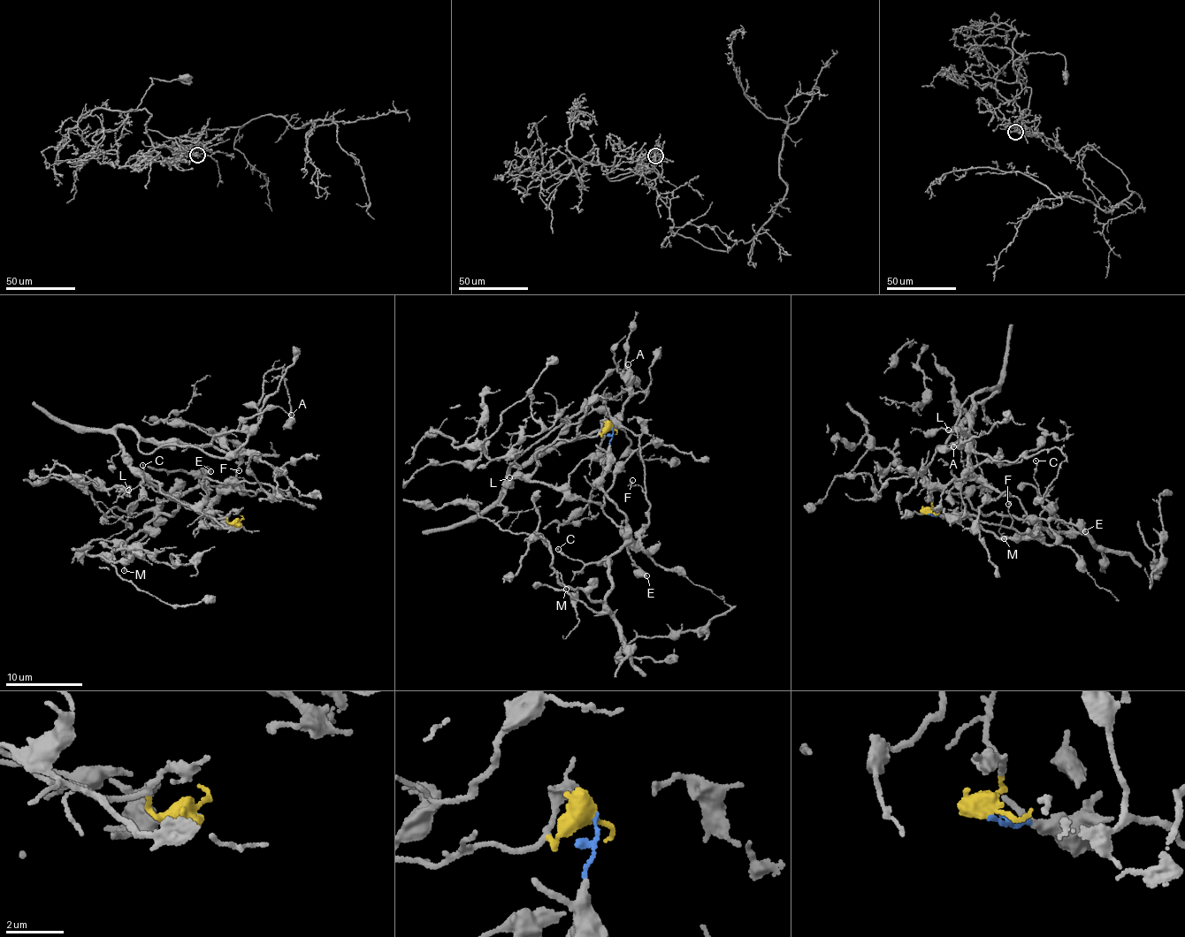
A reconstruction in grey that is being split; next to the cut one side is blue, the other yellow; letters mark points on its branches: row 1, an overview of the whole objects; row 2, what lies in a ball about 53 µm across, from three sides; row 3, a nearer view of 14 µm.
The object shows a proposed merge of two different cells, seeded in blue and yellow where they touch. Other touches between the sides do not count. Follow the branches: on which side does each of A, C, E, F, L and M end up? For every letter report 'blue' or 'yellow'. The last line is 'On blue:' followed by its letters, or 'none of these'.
A: yellow
C: blue
E: yellow
F: blue
L: yellow
M: blue
On blue: C, F, M

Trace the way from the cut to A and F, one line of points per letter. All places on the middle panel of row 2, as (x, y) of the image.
A: (612, 427), (554, 442), (500, 497), (508, 468), (573, 442), (597, 385), (628, 364)
F: (612, 427), (604, 491), (625, 516), (631, 540), (648, 518), (646, 493), (632, 480)

